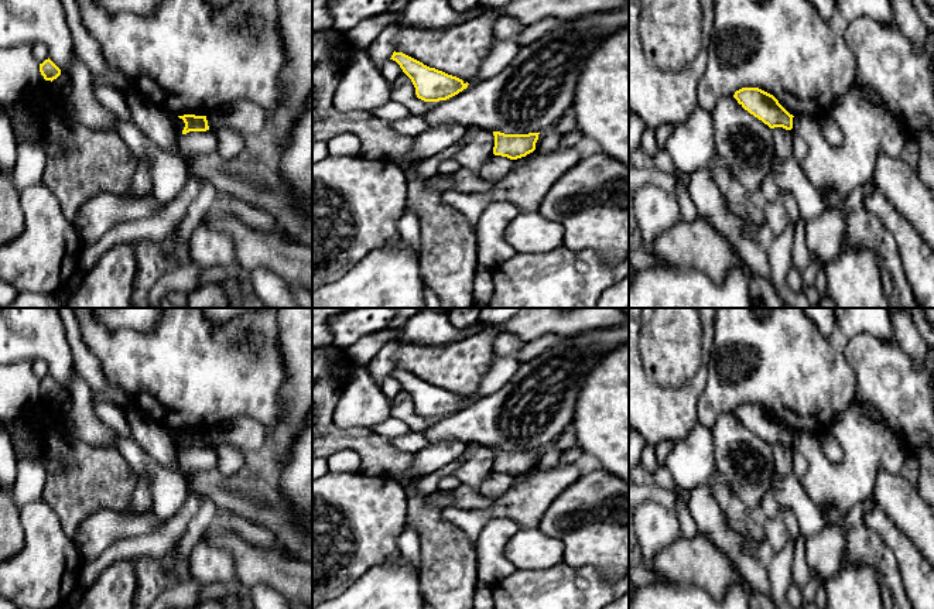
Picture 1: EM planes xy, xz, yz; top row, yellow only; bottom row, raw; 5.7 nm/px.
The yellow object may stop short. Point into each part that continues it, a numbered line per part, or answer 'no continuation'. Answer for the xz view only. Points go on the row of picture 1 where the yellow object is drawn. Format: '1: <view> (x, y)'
no continuation

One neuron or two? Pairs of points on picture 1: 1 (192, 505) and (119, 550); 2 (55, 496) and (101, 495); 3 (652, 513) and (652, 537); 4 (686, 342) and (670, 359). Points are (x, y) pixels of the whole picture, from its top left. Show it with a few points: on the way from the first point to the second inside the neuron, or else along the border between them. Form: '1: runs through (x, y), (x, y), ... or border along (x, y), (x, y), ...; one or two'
1: runs through (177, 524), (157, 544), (139, 547); one
2: runs through (67, 495), (89, 495); one
3: runs through (652, 519), (652, 531); one
4: runs through (681, 346), (673, 355); one

